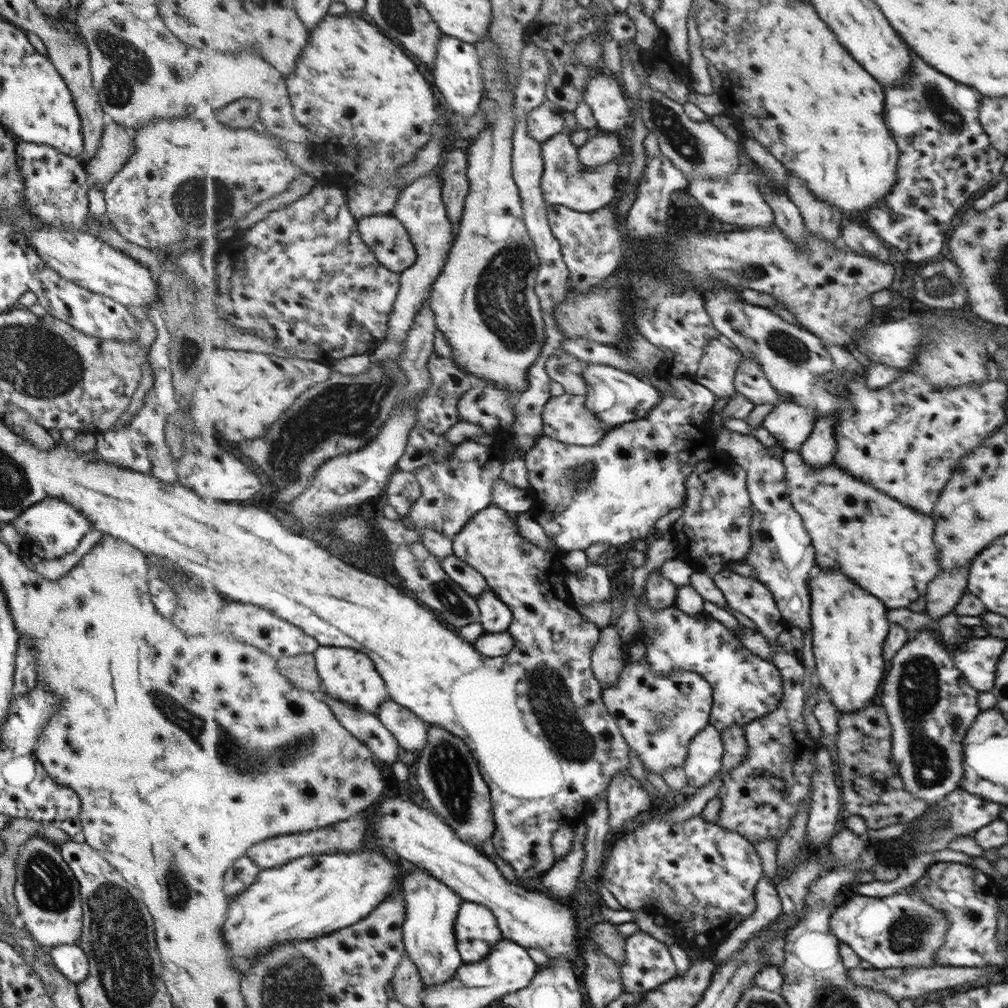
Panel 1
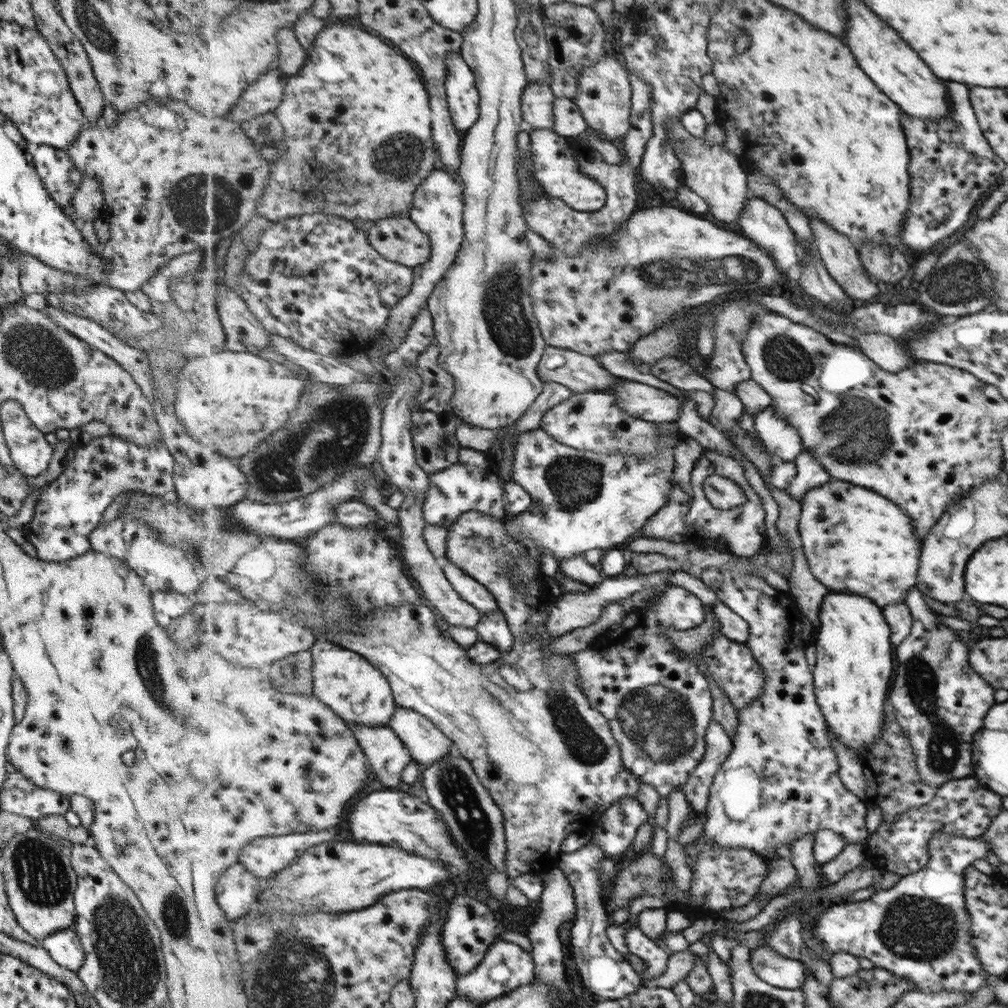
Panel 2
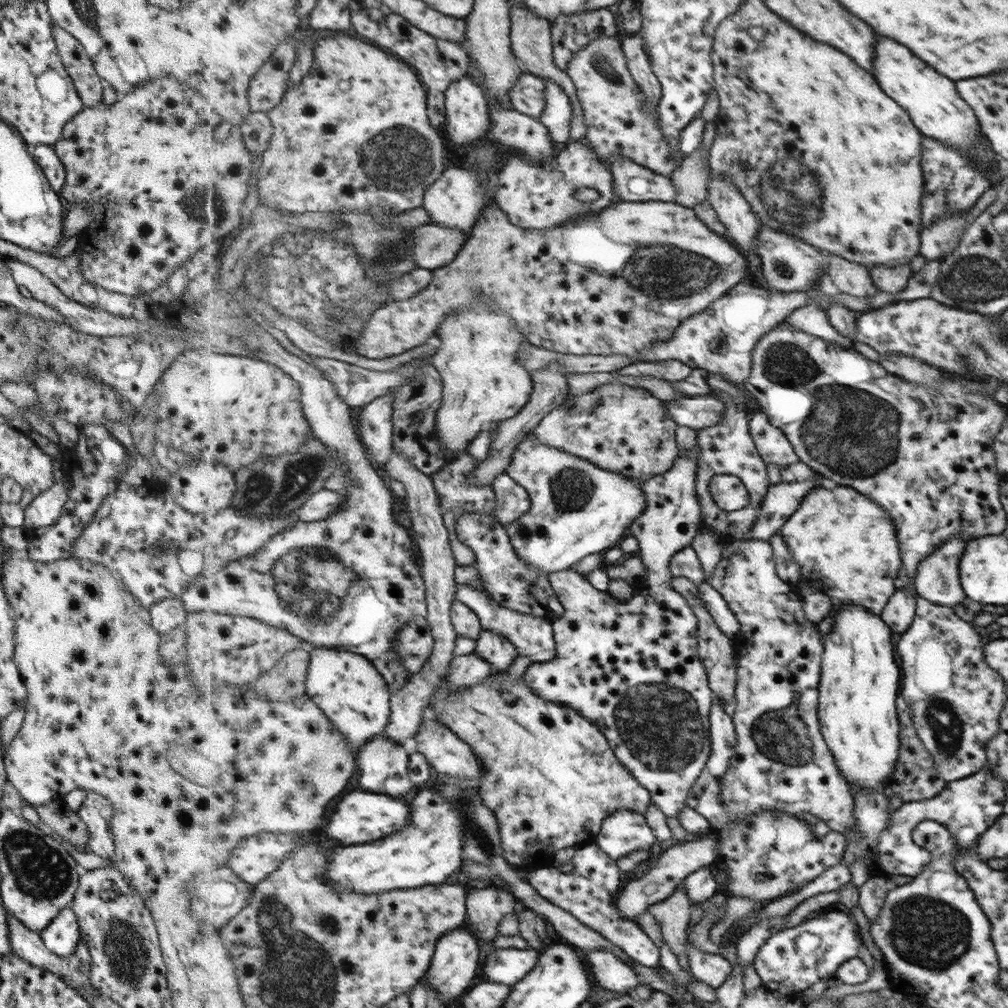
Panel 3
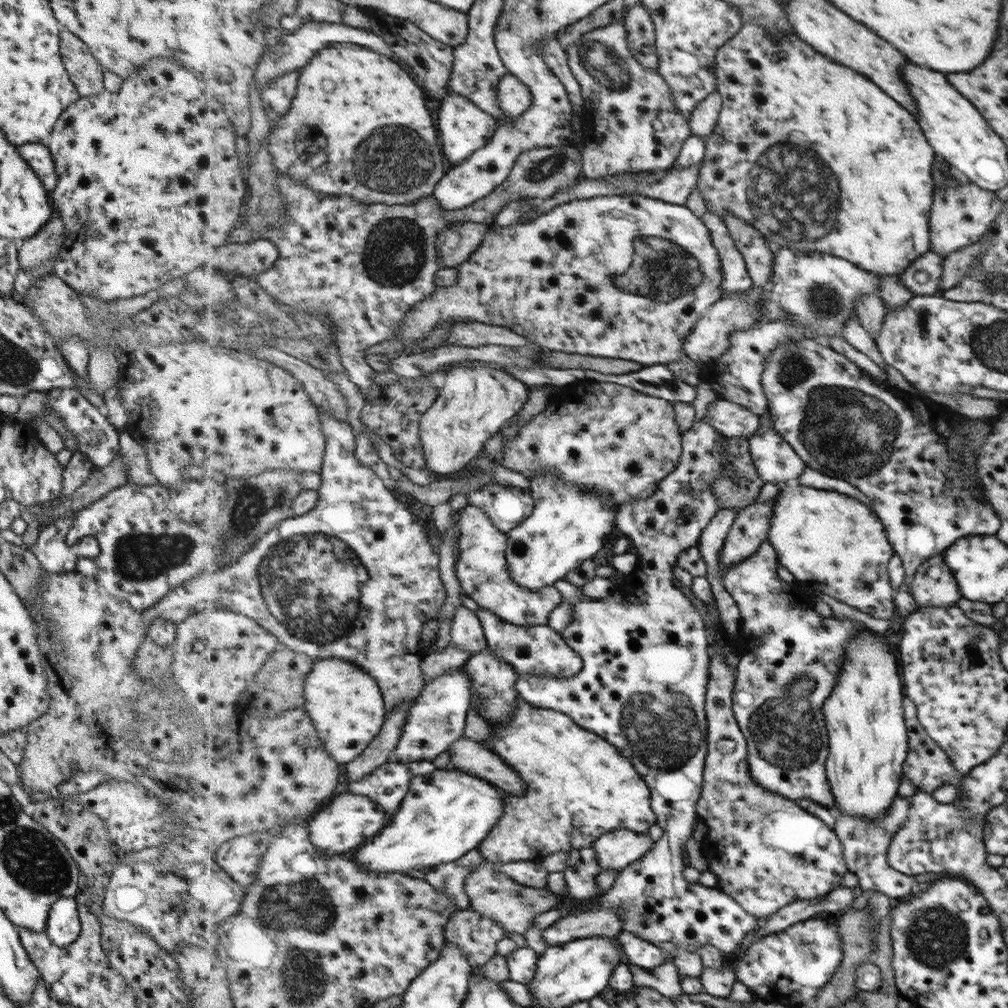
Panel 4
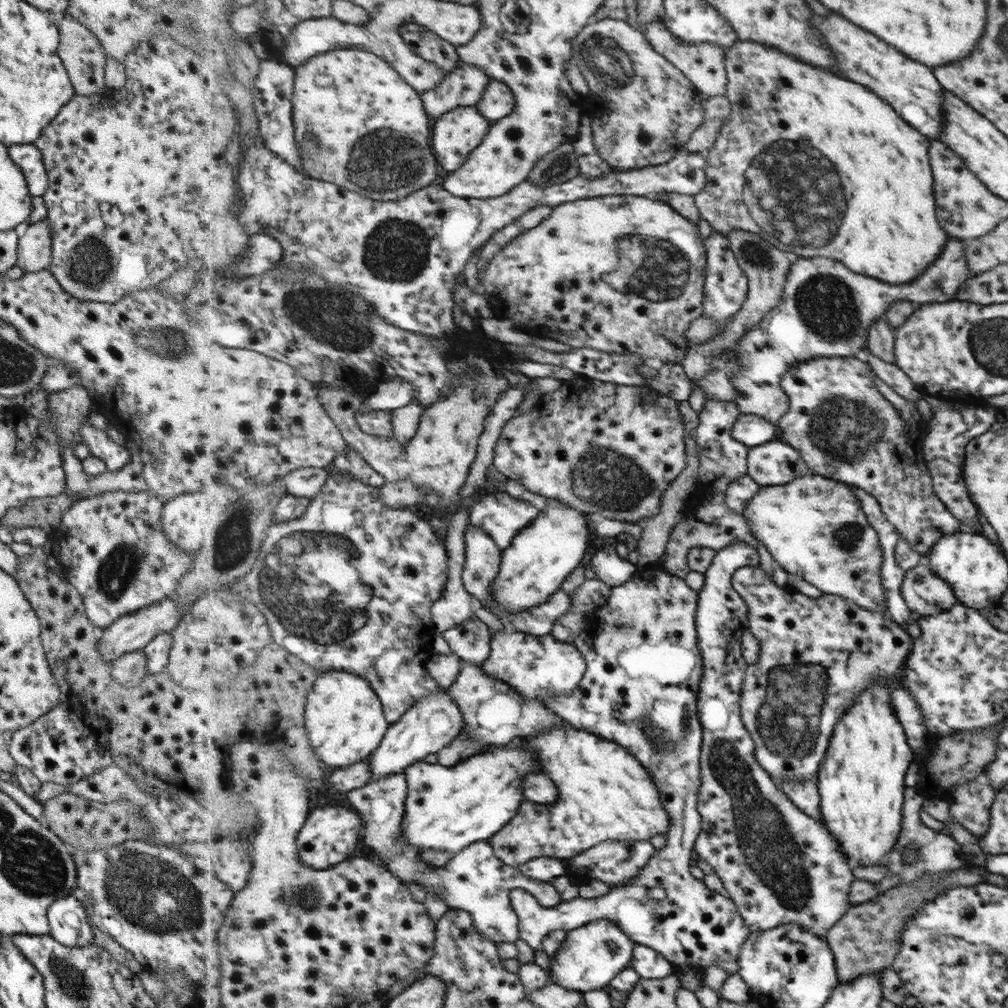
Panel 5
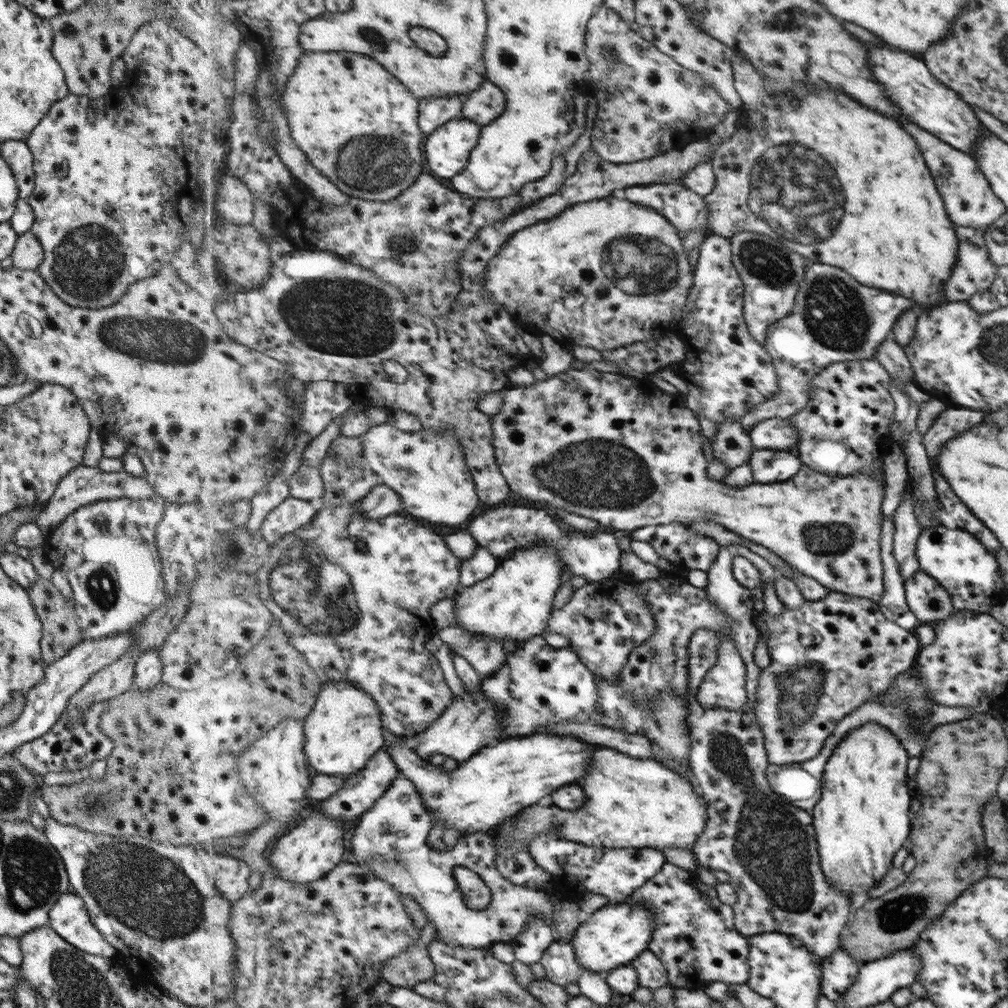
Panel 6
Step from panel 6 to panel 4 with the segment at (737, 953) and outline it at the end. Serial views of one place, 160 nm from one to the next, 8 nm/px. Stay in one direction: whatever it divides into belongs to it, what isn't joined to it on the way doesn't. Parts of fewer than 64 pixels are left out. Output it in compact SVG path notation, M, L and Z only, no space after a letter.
M708 414L704 416L704 418L697 420L688 431L683 433L682 446L684 451L683 456L680 457L680 463L677 465L676 470L659 483L659 487L657 487L657 490L649 498L635 499L631 502L622 504L617 517L617 524L620 526L619 535L627 537L632 542L632 546L638 555L638 566L635 571L625 576L625 581L613 588L611 596L602 598L601 600L588 598L583 594L581 587L571 584L571 582L566 579L558 580L554 584L562 592L564 600L573 606L574 619L568 627L565 627L565 630L562 632L562 637L565 639L565 642L581 656L580 658L583 659L583 670L571 678L555 678L555 676L520 676L519 680L517 680L515 689L519 691L521 697L523 697L525 701L529 701L537 708L553 709L555 712L563 712L563 714L571 716L575 724L604 737L605 740L616 745L625 757L632 760L632 763L636 765L637 772L640 772L640 775L644 777L645 782L649 785L649 789L652 793L652 809L656 812L658 823L665 831L661 840L656 841L656 846L653 847L643 859L629 865L621 871L612 887L603 893L603 895L599 897L599 900L592 902L592 904L588 904L588 906L582 906L582 908L561 905L559 908L536 916L536 920L534 920L532 927L545 930L553 926L558 920L568 917L571 914L578 915L583 911L592 911L597 908L615 909L620 912L624 920L623 931L627 930L627 932L631 932L633 936L639 936L639 938L643 938L643 940L652 942L659 948L669 951L674 956L675 950L679 947L695 952L699 946L705 946L705 944L715 946L724 954L731 954L731 952L735 952L735 950L739 948L739 944L743 944L743 941L752 937L754 932L759 930L762 926L761 920L753 916L750 912L747 912L747 910L745 910L732 896L729 896L729 893L723 892L720 888L703 886L700 882L689 883L685 880L685 876L683 876L683 870L687 868L687 866L685 866L685 842L687 842L689 838L694 838L694 826L696 820L699 819L699 814L696 812L696 805L702 796L702 789L704 788L704 768L706 759L708 758L709 730L706 700L708 699L709 679L711 679L711 648L708 630L702 619L702 614L698 611L695 603L681 590L681 587L677 584L674 572L676 564L678 564L679 555L689 547L698 546L706 526L721 510L718 498L716 498L712 491L712 484L720 477L723 471L726 471L730 467L730 460L728 460L727 453L725 453L725 449L723 449L722 445L723 437L723 434L718 432L714 426L708 423Z

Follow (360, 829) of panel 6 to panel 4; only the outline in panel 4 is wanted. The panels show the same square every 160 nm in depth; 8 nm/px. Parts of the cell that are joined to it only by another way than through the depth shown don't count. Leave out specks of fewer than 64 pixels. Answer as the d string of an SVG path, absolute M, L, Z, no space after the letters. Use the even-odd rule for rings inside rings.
M389 760L378 766L373 774L350 785L349 793L369 796L373 802L386 808L388 816L393 818L409 793L412 779L408 765ZM487 858L484 859L486 862L480 864L480 866L476 866L474 872L467 877L466 893L469 895L472 907L482 915L496 920L506 930L505 936L507 936L508 933L516 933L519 935L525 934L525 932L528 932L533 926L536 916L539 916L544 912L549 912L555 908L559 908L562 905L559 895L551 892L549 887L544 886L543 888L533 888L532 886L519 884L508 874L500 871L499 863L491 862Z

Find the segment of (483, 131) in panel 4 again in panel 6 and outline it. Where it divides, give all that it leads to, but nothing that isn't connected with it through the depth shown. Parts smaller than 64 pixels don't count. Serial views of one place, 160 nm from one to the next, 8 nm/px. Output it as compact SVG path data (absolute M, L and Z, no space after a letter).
M462 115L438 126L425 144L429 173L441 180L460 175L480 142L482 127Z

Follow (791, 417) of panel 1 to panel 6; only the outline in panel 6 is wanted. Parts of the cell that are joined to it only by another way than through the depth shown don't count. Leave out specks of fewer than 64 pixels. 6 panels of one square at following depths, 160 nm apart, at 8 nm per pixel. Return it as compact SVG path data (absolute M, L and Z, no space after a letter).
M755 449L749 463L754 472L754 479L763 484L792 479L805 465L796 452L771 449Z

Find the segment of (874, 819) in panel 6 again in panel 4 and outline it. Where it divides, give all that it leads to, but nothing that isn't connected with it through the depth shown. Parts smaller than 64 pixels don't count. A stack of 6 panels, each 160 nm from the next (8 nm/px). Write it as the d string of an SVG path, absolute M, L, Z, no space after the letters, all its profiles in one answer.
M865 631L853 637L846 648L849 652L841 676L832 696L824 704L825 721L828 722L830 735L830 753L826 763L828 779L839 814L869 820L880 819L892 805L897 780L901 776L901 765L907 756L907 736L901 718L901 682L897 676L895 658L887 652L881 635Z

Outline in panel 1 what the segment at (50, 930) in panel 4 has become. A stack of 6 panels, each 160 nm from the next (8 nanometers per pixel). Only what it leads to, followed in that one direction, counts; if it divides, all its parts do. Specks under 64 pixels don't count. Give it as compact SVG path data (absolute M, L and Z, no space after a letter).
M60 944L49 948L54 967L69 981L77 985L88 973L86 953L78 945Z

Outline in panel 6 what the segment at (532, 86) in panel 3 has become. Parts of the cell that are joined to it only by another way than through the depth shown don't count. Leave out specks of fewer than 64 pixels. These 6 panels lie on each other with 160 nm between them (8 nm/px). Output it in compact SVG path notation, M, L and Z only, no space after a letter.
M487 80L477 90L467 94L462 116L484 127L504 114L506 106L508 100L502 88Z

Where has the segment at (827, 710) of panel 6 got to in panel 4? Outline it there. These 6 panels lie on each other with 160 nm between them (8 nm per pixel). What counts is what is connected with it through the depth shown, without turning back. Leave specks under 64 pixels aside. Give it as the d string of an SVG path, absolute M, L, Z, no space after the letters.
M767 541L760 546L760 549L757 550L754 555L743 560L743 562L739 562L739 564L734 564L729 570L726 570L726 575L722 578L724 586L731 593L731 596L740 608L742 614L741 636L747 640L747 649L742 649L741 661L738 667L739 674L734 692L734 712L738 724L745 738L748 740L748 763L752 779L757 785L761 785L763 789L775 793L775 795L781 795L781 797L795 802L799 802L801 799L811 799L827 808L836 808L835 796L833 796L833 792L831 792L831 784L829 784L826 768L830 753L830 735L828 732L828 722L825 721L824 704L829 700L829 696L832 696L833 690L835 690L835 684L837 684L837 680L839 680L839 676L841 676L843 664L845 664L845 660L847 660L847 652L849 652L848 648L846 648L848 642L858 634L869 631L869 629L859 621L837 619L833 616L831 618L821 616L820 613L816 611L812 598L807 597L807 594L803 591L798 591L795 583L784 581L779 576L779 564L778 552L771 542Z

